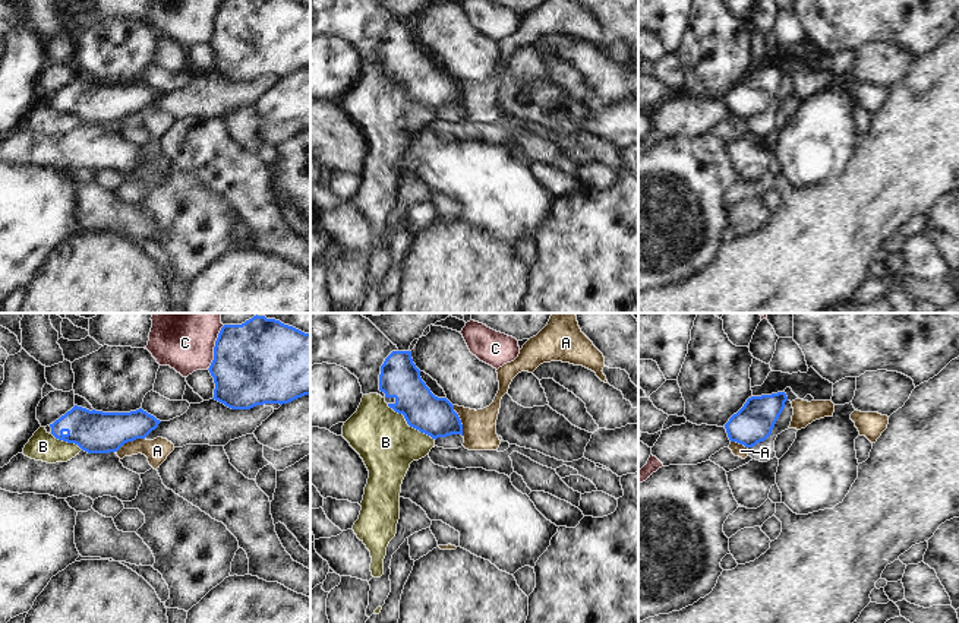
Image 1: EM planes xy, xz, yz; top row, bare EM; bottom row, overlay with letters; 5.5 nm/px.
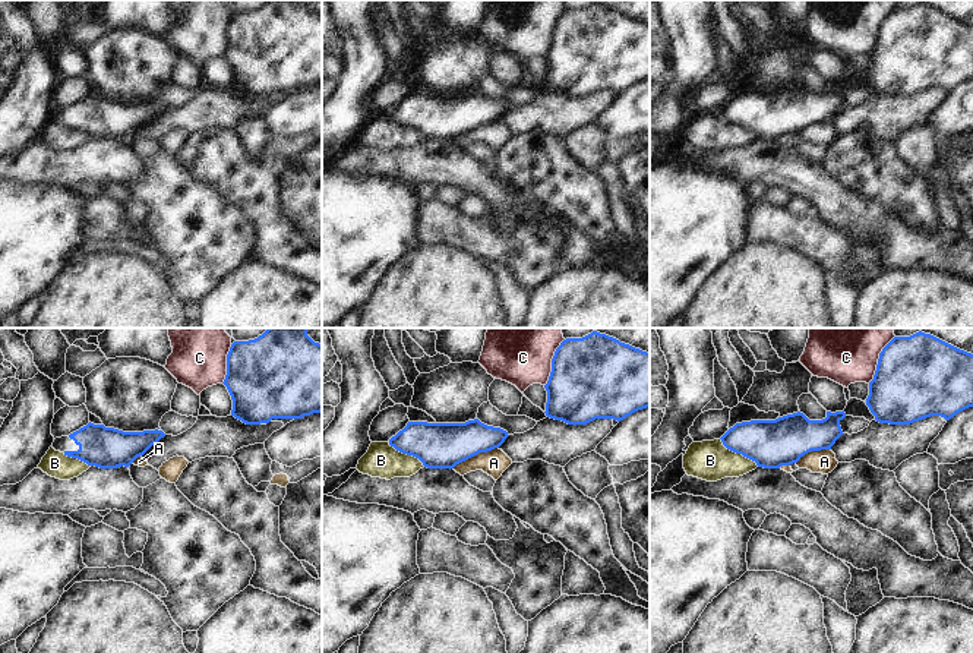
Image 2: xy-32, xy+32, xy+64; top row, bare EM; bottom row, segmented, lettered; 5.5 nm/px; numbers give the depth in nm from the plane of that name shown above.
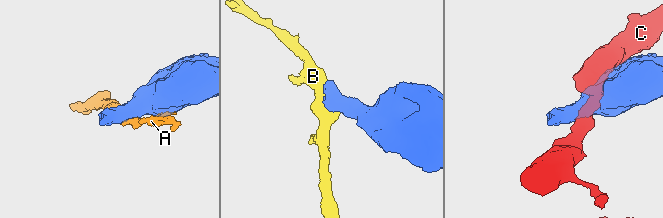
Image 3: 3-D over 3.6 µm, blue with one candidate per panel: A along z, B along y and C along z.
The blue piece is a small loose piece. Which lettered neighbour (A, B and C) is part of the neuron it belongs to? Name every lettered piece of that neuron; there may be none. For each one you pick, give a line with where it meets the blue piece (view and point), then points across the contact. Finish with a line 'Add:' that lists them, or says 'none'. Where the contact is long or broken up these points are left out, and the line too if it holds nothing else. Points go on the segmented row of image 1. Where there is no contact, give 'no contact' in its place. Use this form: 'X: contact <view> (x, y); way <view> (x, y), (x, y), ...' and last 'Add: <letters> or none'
Add: none

